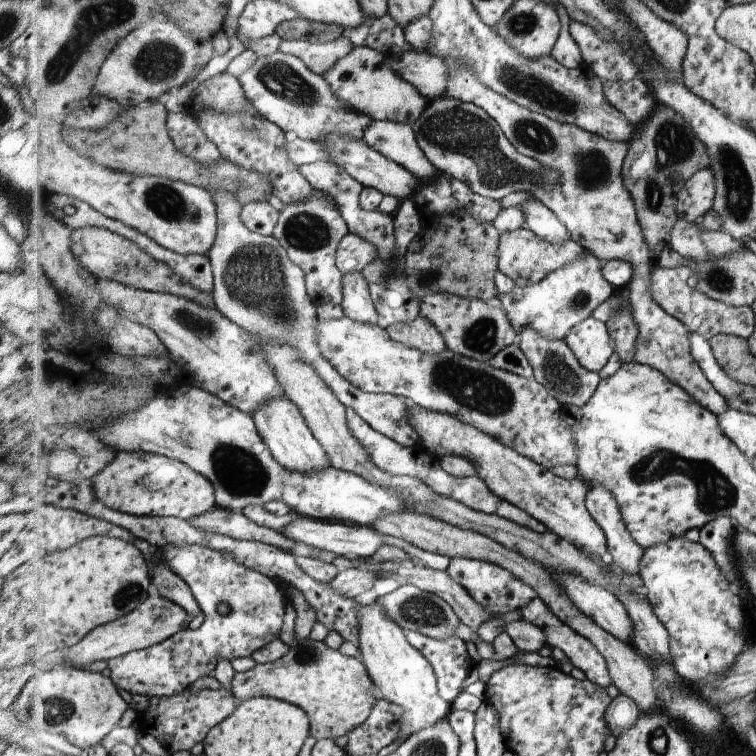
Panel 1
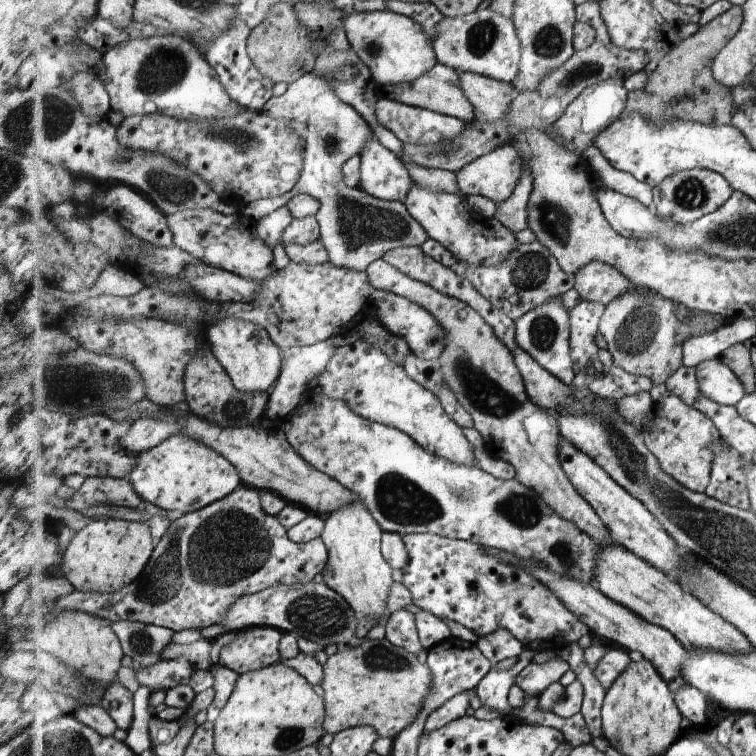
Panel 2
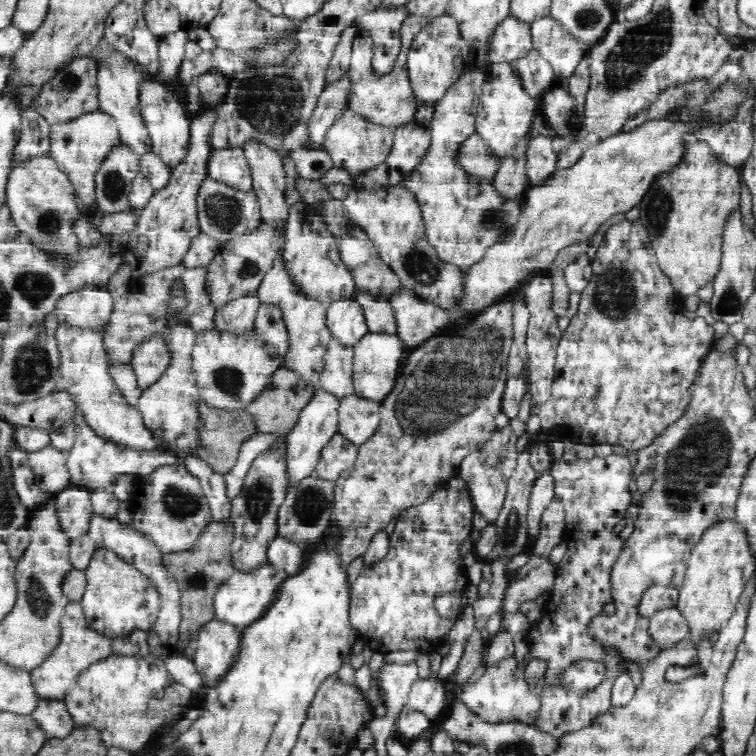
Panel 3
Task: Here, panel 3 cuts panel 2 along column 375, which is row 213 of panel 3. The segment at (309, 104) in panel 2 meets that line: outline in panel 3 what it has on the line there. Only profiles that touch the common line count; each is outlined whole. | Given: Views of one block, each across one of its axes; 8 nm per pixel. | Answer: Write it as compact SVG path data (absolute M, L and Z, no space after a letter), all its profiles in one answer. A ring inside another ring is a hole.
M207 177L201 183L196 201L201 233L212 236L221 244L251 234L263 222L258 196L253 189L240 191Z

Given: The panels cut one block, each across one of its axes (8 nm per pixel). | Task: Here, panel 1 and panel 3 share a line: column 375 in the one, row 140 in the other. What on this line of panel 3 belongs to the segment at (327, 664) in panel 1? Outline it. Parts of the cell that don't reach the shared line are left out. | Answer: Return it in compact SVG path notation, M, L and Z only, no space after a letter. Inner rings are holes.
M703 139L696 142L685 141L681 144L680 162L657 175L648 193L638 204L639 220L648 231L659 267L670 277L679 298L696 294L700 286L713 282L714 276L720 270L724 223L726 218L739 208L741 180L740 169L723 162L719 155L715 154L715 150L711 149L710 142Z

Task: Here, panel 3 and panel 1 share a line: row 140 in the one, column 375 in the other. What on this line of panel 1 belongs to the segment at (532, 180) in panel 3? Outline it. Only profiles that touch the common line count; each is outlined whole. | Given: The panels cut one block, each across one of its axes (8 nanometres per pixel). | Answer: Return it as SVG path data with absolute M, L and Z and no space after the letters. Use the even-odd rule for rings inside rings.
M291 514L290 524L283 530L289 538L299 544L320 551L334 552L336 555L353 559L370 559L383 544L386 544L386 535L374 527L359 526L349 523L317 520L303 515Z

